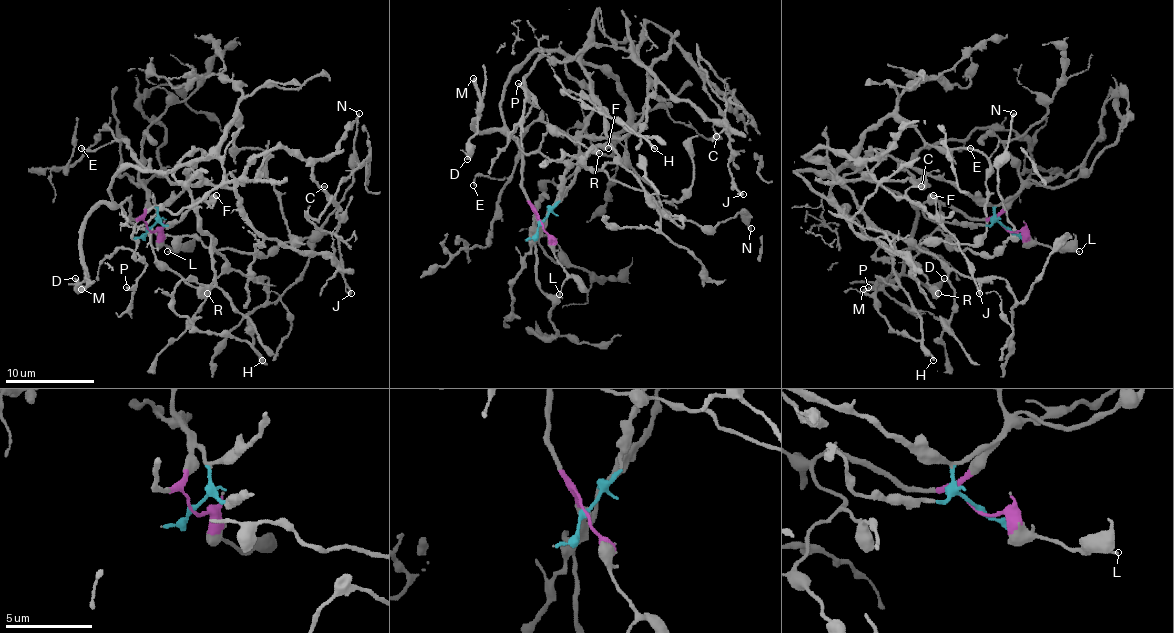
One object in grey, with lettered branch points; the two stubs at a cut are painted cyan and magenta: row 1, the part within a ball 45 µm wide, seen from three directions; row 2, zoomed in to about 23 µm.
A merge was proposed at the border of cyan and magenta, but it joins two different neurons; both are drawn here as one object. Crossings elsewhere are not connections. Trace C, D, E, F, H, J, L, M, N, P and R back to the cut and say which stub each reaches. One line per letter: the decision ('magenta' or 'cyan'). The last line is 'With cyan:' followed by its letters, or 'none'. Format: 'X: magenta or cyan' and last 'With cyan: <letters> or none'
C: cyan
D: magenta
E: cyan
F: cyan
H: cyan
J: cyan
L: magenta
M: magenta
N: magenta
P: cyan
R: magenta
With cyan: C, E, F, H, J, P

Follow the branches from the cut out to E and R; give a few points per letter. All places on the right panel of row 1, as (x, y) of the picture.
E: (1006, 230), (991, 205), (907, 170), (924, 147), (971, 147)
R: (1006, 230), (993, 218), (971, 216), (935, 201), (922, 205), (938, 225), (922, 238), (915, 265), (938, 294)

